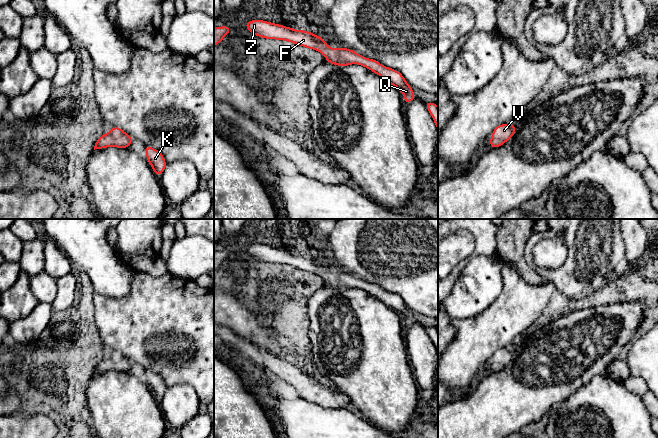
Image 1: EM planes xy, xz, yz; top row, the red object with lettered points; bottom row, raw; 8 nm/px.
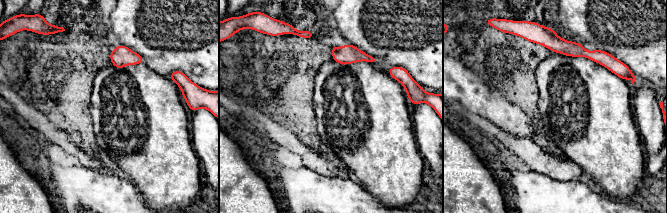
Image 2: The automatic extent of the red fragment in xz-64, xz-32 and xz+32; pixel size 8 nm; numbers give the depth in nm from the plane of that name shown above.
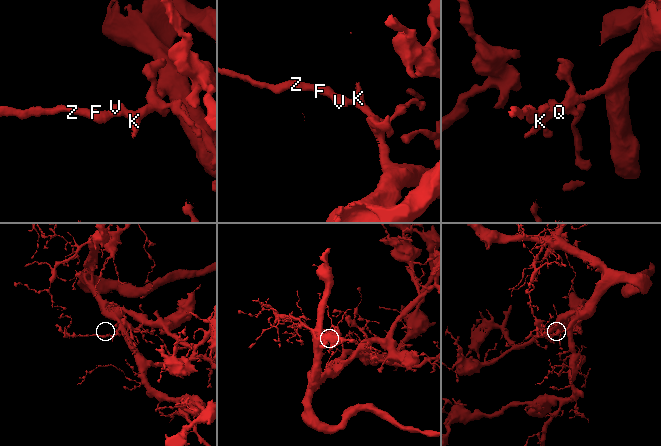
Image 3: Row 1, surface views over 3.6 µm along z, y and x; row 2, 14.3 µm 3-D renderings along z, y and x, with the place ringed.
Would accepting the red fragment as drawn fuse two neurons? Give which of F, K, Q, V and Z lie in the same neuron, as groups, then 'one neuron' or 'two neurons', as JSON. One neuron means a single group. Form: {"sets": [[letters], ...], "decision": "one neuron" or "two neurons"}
{"sets": [["F", "K", "Q", "V", "Z"]], "decision": "one neuron"}

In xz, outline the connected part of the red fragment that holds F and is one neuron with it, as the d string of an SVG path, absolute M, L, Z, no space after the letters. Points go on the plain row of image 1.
M251 244L244 250L253 259L259 261L275 264L281 263L292 266L296 269L317 274L325 280L327 286L334 289L347 290L351 288L359 288L364 290L402 316L405 322L404 328L410 327L416 320L413 313L409 310L399 295L382 290L377 284L368 283L357 278L354 274L349 274L342 270L333 273L325 267L323 262L316 260L312 256L295 254L290 251L266 246L264 244Z

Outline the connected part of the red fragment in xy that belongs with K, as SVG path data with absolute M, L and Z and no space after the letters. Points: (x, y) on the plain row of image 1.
M145 370L145 376L147 379L146 383L150 387L155 399L162 399L167 387L161 376L151 370Z

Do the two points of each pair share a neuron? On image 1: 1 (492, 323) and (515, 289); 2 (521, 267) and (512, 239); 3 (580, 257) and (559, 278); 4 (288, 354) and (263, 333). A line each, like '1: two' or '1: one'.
1: one
2: one
3: one
4: one

